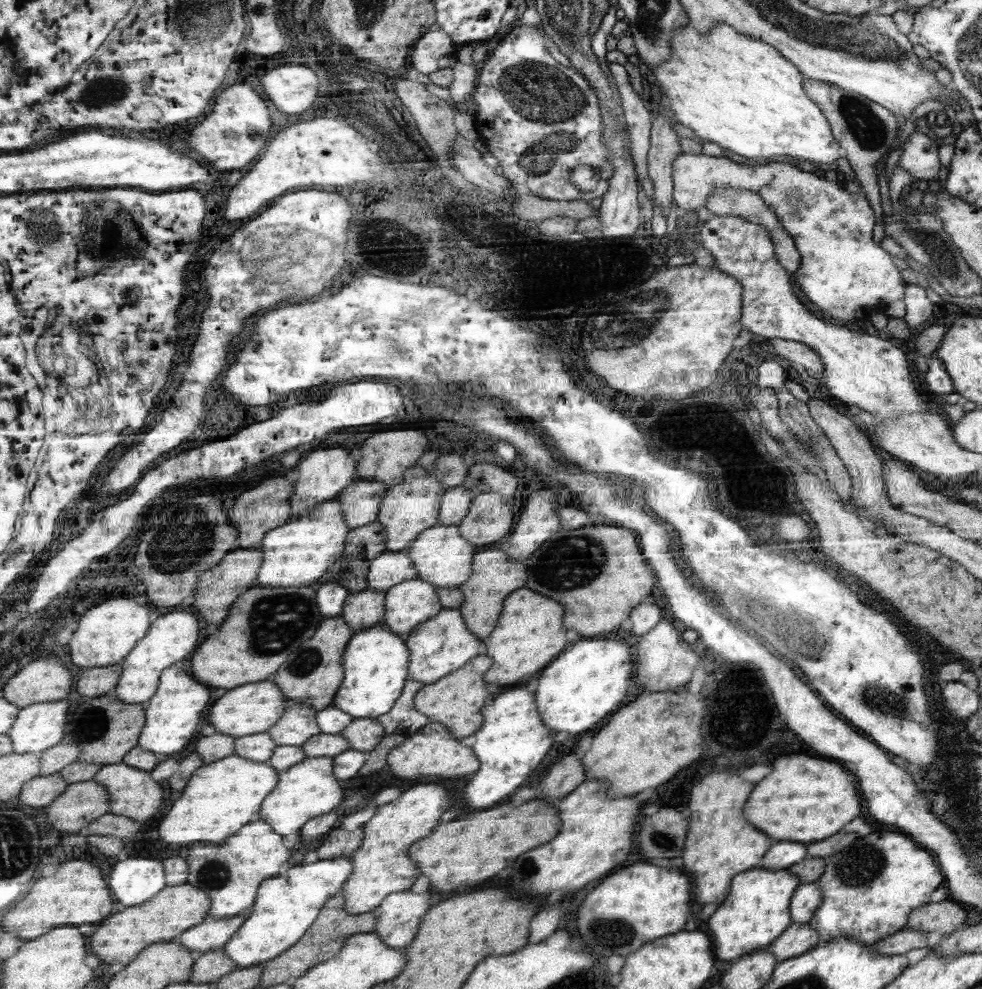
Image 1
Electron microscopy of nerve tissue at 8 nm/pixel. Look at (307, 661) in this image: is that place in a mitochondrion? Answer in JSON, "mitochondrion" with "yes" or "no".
{"mitochondrion":"yes"}

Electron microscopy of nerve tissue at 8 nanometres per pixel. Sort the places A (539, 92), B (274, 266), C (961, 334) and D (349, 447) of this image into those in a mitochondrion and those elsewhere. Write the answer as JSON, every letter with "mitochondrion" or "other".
{"A":"mitochondrion","B":"mitochondrion","C":"other","D":"other"}

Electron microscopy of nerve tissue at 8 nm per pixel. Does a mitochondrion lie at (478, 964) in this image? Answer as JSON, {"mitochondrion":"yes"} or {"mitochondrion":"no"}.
{"mitochondrion":"no"}

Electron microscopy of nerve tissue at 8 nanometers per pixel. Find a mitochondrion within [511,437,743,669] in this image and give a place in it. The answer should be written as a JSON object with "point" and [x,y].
{"point":[576,563]}

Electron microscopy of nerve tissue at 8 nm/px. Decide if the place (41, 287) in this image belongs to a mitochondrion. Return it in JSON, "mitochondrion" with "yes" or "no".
{"mitochondrion":"no"}

